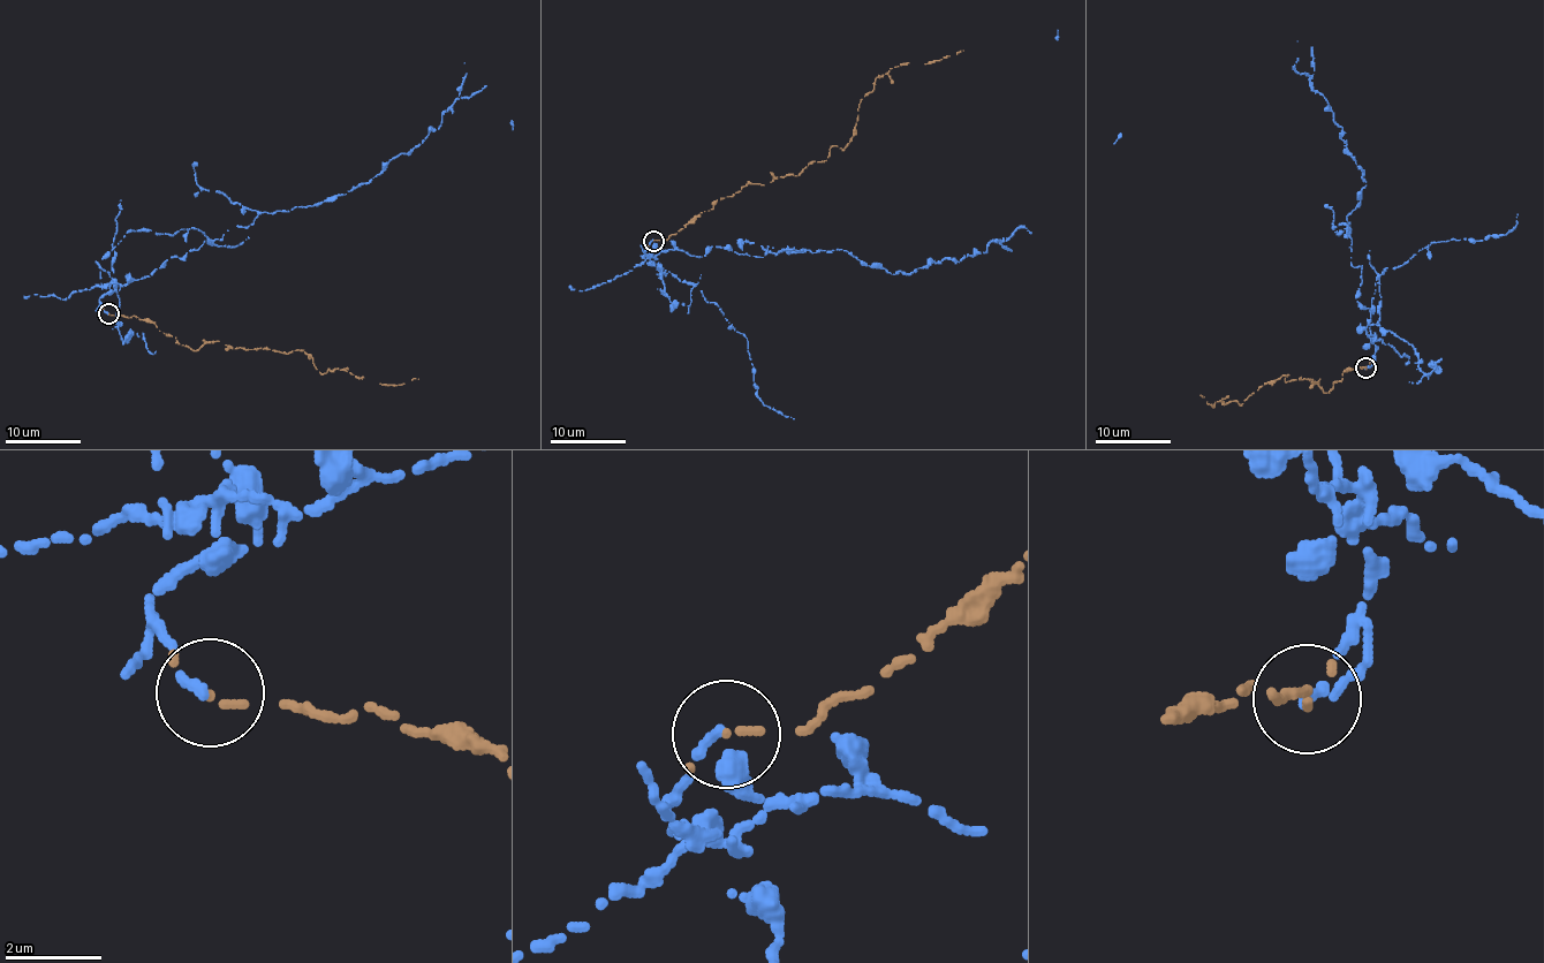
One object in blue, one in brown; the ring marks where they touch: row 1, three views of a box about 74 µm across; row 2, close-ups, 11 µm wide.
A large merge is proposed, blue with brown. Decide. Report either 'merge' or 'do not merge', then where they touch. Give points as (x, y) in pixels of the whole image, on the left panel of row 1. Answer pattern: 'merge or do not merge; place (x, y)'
do not merge; place (108, 313)

